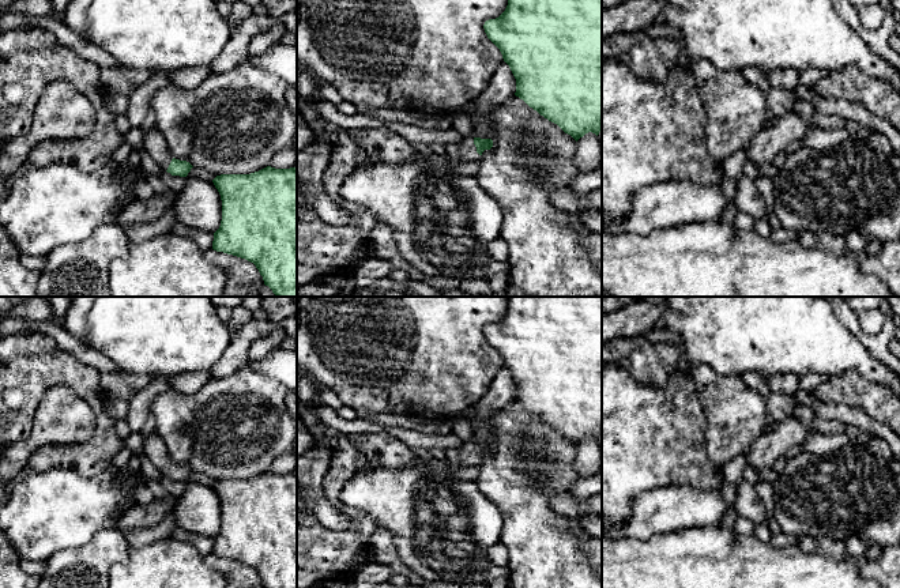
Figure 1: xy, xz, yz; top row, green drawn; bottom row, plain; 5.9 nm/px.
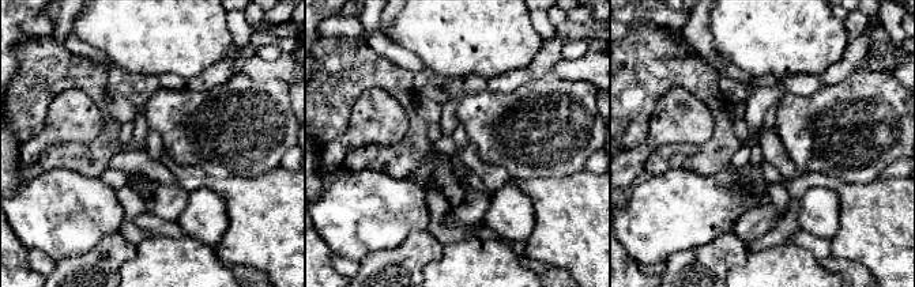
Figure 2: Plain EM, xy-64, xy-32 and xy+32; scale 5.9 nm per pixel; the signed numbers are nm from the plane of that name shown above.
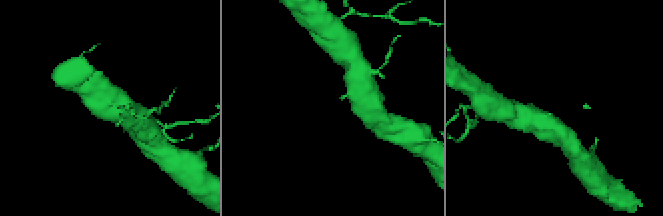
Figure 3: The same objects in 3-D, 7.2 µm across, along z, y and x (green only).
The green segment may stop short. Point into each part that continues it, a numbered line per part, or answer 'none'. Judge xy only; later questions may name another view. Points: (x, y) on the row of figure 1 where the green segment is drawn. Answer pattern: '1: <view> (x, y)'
1: xy (154, 144)

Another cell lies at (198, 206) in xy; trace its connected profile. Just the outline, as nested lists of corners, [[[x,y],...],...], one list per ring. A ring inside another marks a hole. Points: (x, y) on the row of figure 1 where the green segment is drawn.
[[[189,178],[176,195],[177,222],[203,233],[214,234],[222,220],[222,200],[212,181]]]

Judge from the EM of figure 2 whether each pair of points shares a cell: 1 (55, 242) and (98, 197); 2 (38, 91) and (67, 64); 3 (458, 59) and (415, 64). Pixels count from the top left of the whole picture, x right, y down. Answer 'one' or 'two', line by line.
1: one
2: one
3: two

